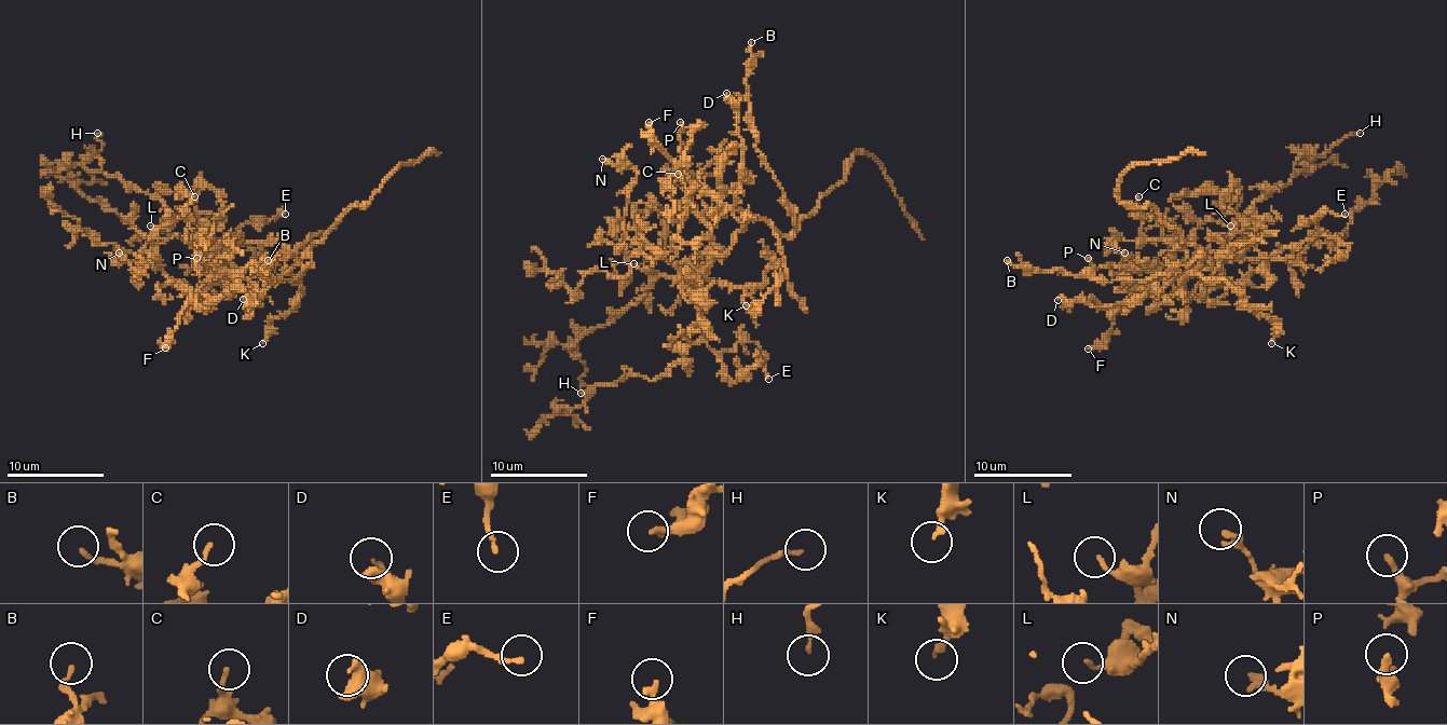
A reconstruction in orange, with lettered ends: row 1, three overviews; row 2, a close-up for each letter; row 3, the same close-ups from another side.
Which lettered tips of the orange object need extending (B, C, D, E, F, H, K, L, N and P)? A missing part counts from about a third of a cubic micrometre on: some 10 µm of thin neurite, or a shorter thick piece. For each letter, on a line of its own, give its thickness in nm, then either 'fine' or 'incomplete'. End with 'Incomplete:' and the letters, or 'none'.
B: calibre 150 nm; fine
C: calibre 150 nm; fine
D: calibre 300 nm; fine
E: calibre 180 nm; fine
F: calibre 240 nm; fine
H: calibre 180 nm; fine
K: calibre 200 nm; fine
L: calibre 160 nm; fine
N: calibre 320 nm; fine
P: calibre 280 nm; fine
Incomplete: none

